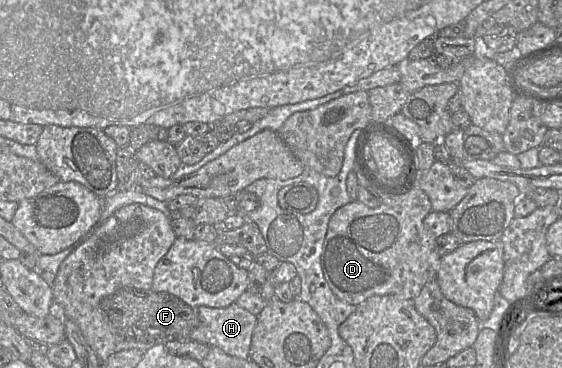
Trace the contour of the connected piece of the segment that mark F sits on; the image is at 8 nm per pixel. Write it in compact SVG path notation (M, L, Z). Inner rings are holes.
M122 287L103 297L99 305L119 342L164 344L192 341L189 340L190 334L199 326L196 308L168 292Z

